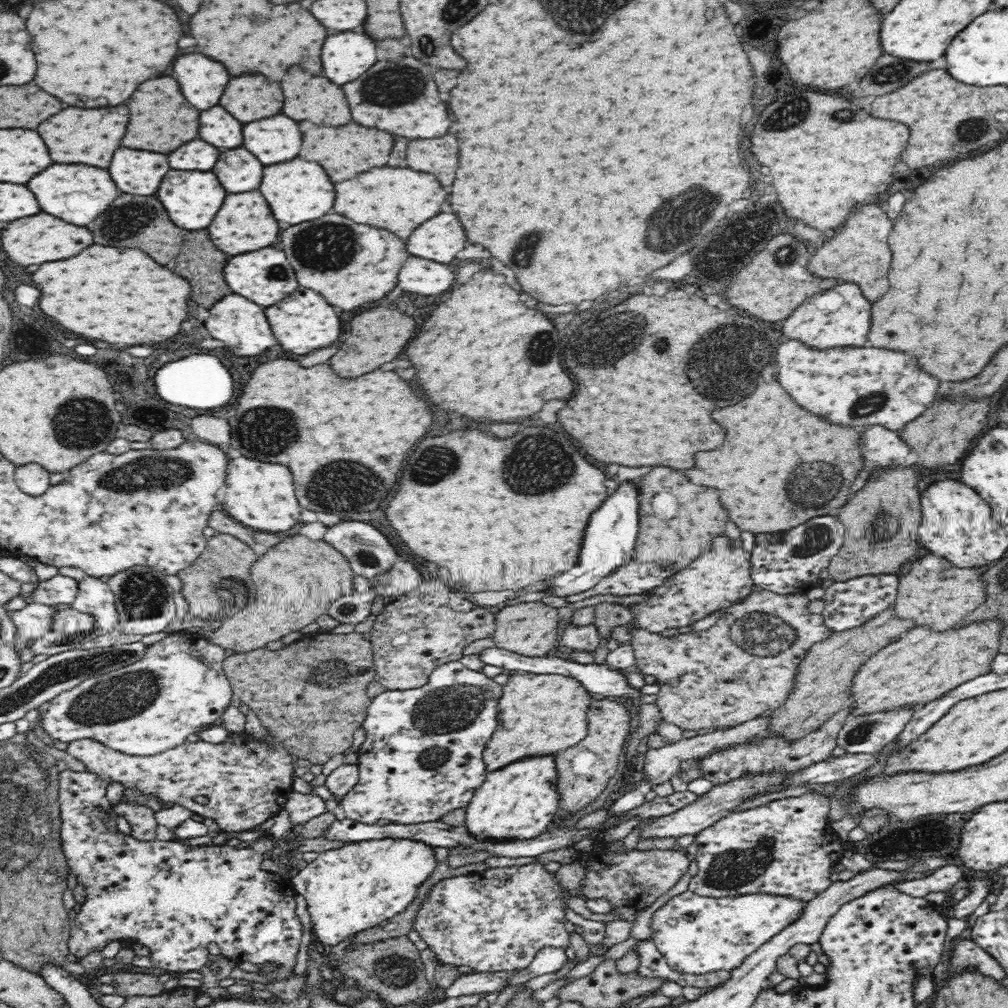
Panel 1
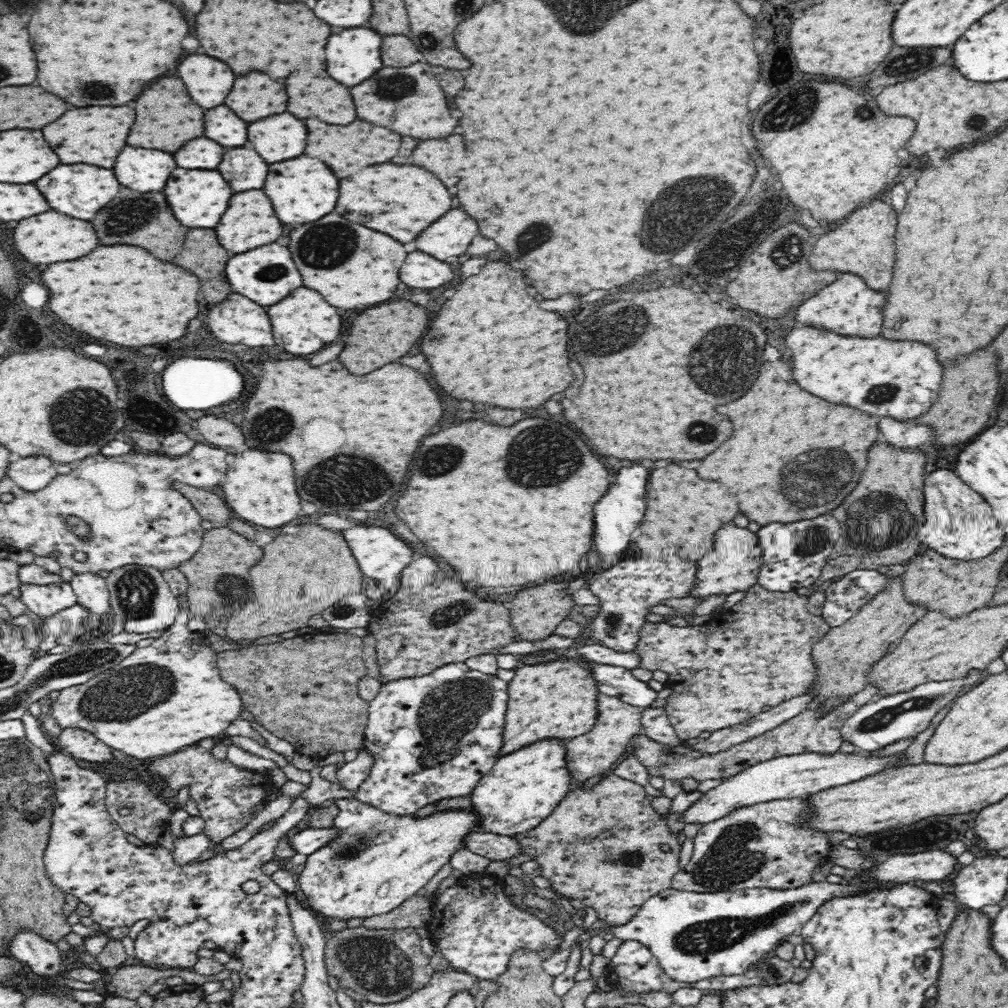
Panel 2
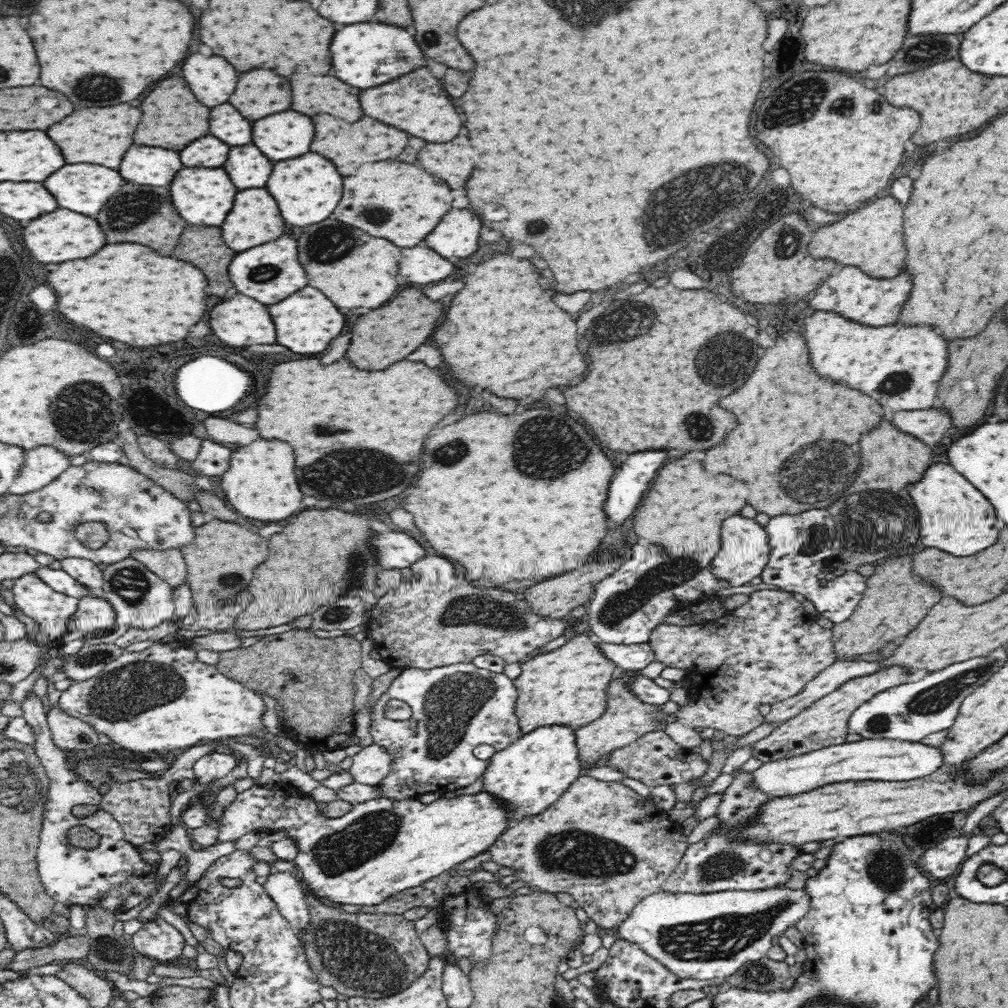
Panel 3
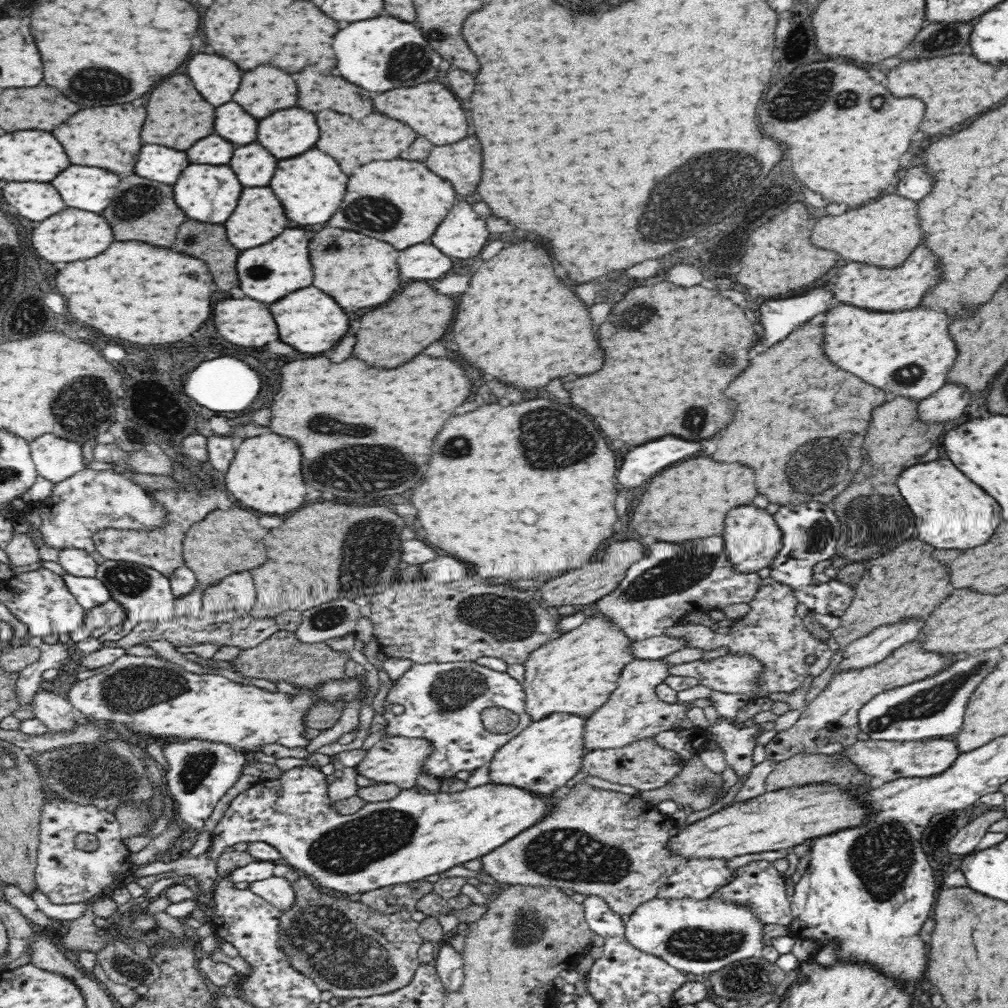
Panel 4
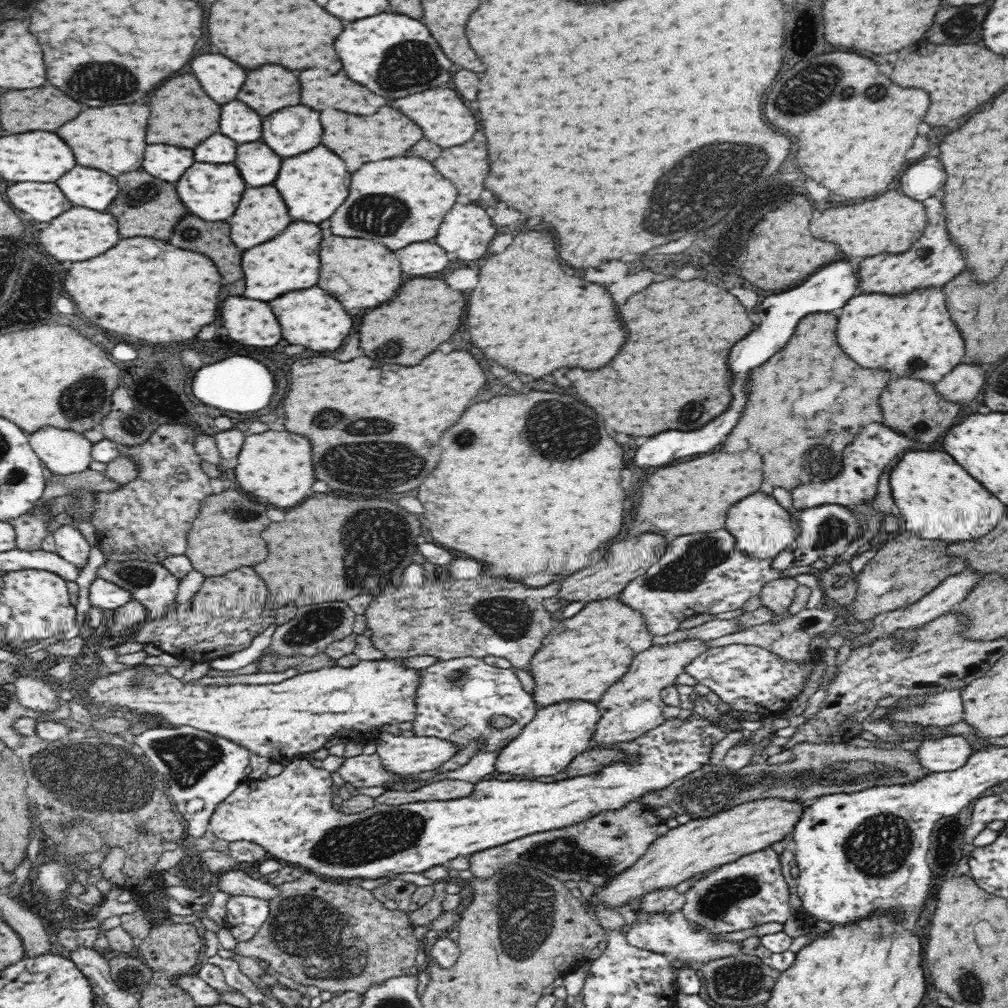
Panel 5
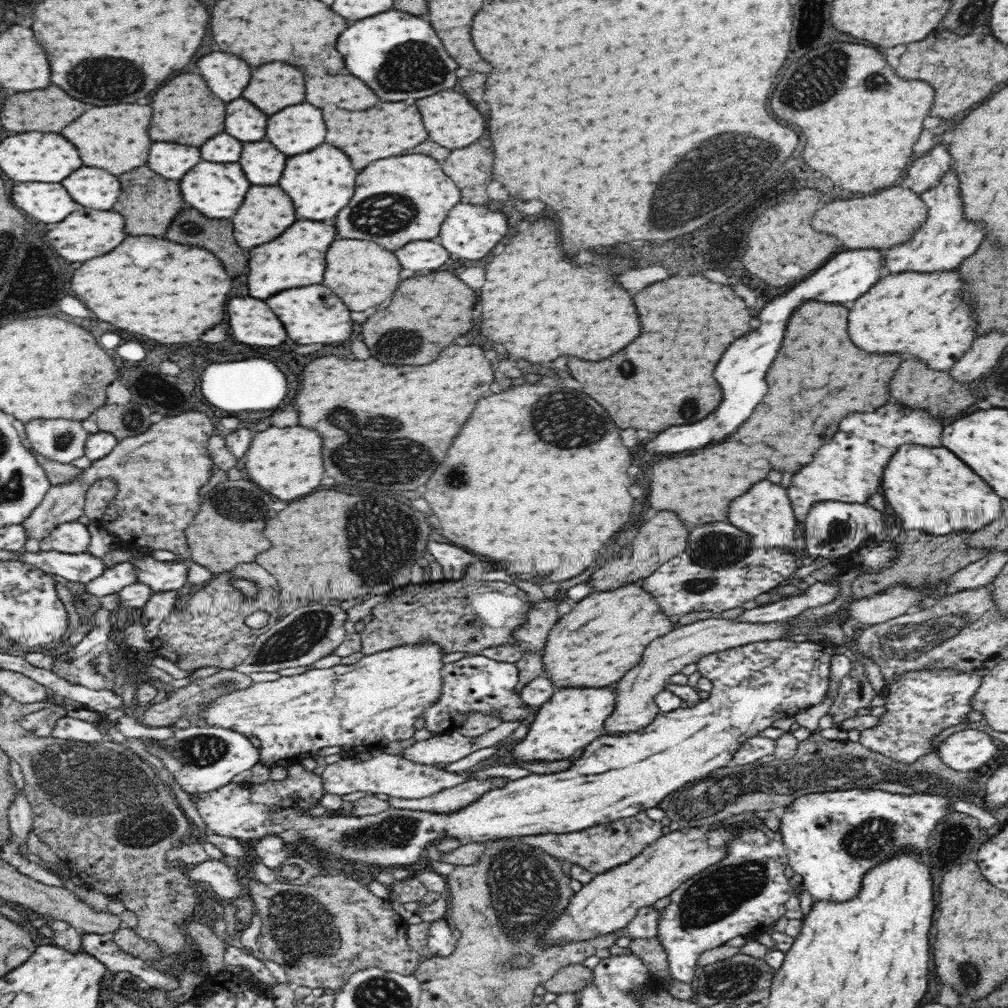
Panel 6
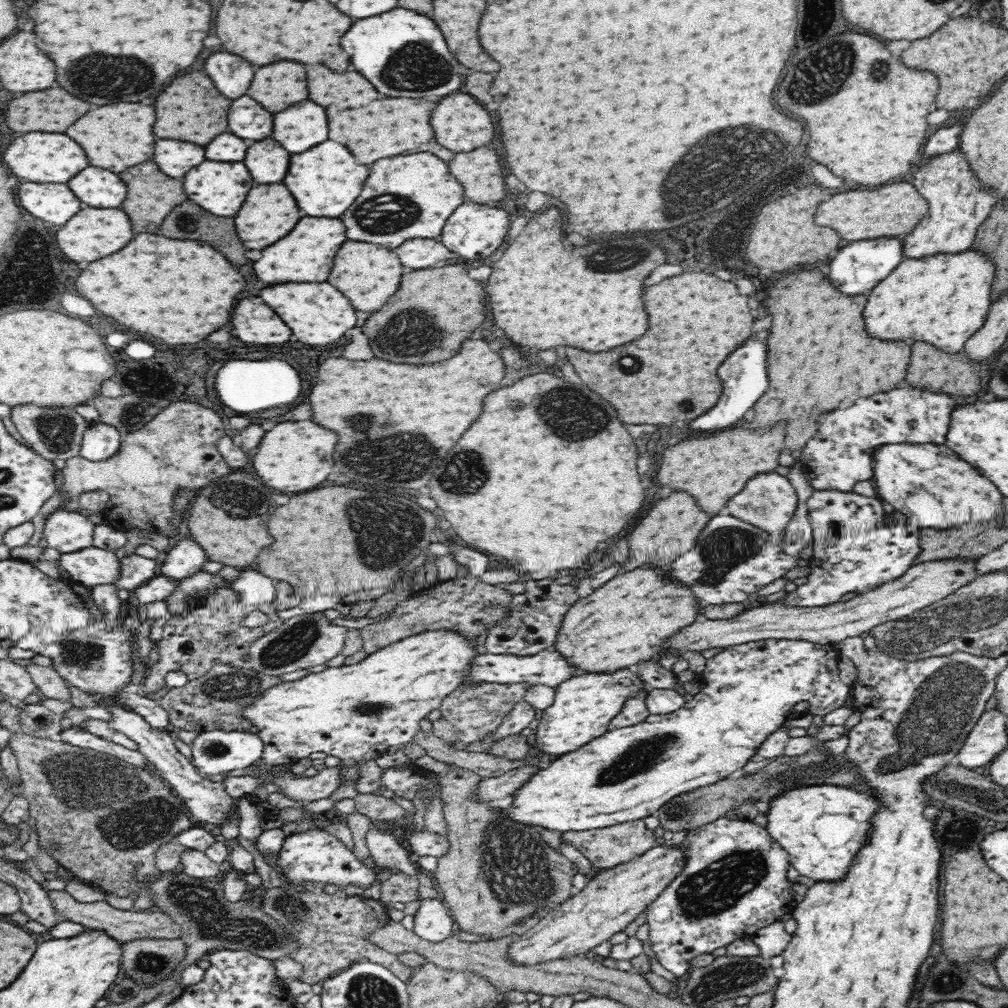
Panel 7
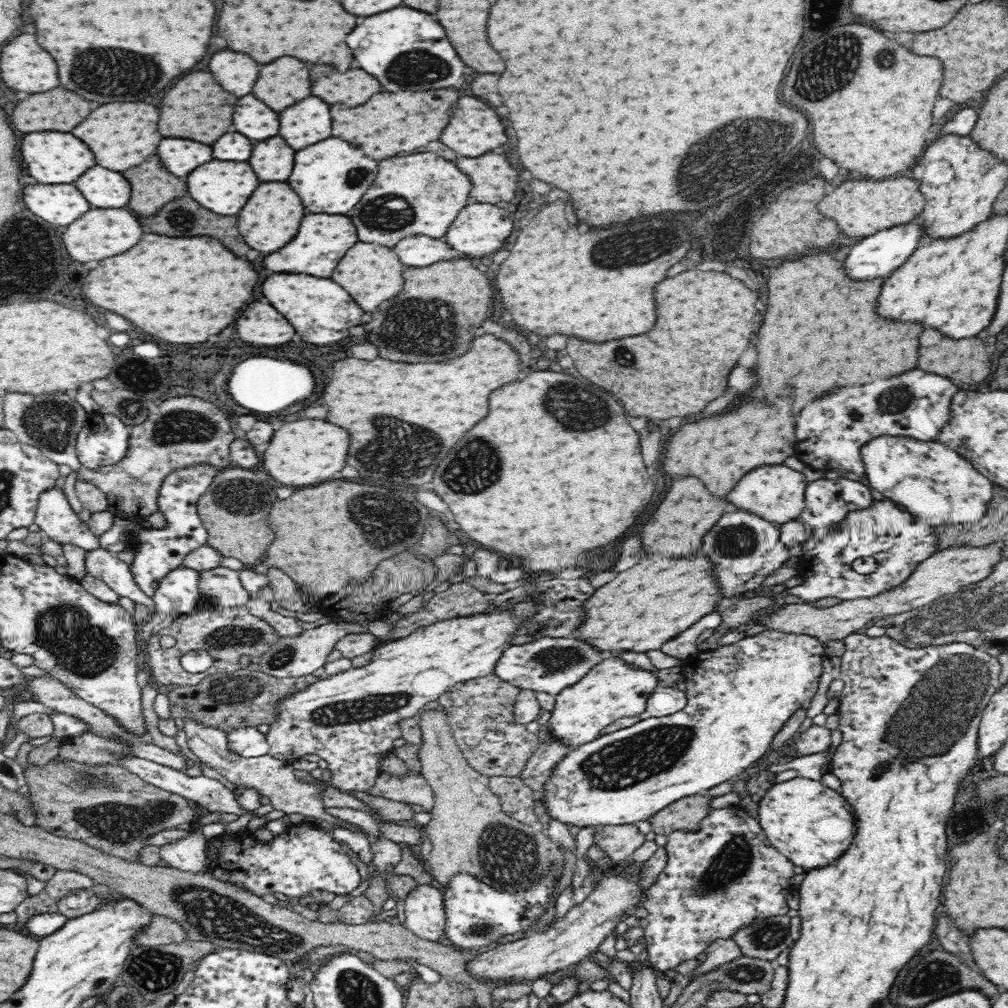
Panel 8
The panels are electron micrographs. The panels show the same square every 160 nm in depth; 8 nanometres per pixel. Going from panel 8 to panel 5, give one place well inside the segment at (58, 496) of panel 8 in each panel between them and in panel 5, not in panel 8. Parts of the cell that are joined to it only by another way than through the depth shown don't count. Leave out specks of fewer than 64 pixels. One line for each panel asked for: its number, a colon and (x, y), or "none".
5: (71, 545)
6: (73, 537)
7: (66, 530)

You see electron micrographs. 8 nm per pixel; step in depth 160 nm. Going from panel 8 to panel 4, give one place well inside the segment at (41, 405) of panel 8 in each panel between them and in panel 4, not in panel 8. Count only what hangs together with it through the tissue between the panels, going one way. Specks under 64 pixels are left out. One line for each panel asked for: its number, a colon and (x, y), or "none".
4: (55, 458)
5: (64, 451)
6: (63, 440)
7: (55, 432)

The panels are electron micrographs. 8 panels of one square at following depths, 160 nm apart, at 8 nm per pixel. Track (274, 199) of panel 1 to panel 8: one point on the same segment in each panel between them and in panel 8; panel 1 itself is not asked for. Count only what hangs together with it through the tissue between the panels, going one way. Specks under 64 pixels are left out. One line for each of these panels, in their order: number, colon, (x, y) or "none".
2: (301, 190)
3: (306, 188)
4: (311, 187)
5: (314, 184)
6: (320, 182)
7: (325, 180)
8: (331, 177)

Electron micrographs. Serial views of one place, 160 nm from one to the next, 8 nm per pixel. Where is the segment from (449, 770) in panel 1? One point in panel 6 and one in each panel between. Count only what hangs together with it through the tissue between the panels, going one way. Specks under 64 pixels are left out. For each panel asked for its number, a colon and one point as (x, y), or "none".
2: (430, 739)
3: (455, 708)
4: (468, 712)
5: (459, 700)
6: (476, 683)

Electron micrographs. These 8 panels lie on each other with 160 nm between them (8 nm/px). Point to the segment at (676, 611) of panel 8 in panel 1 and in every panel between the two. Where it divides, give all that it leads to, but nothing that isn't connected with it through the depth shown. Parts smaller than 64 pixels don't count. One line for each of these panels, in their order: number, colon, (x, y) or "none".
1: (539, 715)
2: (557, 701)
3: (567, 688)
4: (576, 673)
5: (582, 657)
6: (592, 646)
7: (630, 618)

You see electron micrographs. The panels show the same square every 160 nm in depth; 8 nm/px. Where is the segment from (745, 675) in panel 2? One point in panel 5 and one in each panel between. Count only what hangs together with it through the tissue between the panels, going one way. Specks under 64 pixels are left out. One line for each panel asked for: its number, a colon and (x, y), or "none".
3: (765, 651)
4: (771, 632)
5: (777, 594)

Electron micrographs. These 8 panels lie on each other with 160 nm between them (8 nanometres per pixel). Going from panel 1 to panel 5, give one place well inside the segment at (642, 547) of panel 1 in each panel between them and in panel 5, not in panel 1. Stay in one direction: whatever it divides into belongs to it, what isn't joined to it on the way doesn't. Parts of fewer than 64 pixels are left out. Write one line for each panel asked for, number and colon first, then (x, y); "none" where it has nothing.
2: (684, 512)
3: (682, 512)
4: (689, 501)
5: (694, 496)

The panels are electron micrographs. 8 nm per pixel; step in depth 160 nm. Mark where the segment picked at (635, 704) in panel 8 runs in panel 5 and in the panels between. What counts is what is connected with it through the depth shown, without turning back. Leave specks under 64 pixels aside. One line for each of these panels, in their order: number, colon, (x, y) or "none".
5: (550, 743)
6: (574, 717)
7: (584, 706)

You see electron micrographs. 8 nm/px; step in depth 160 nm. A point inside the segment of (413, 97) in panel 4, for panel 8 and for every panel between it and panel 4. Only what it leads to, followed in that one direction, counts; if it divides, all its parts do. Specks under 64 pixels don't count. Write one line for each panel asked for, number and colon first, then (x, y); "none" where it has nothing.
5: (445, 120)
6: (450, 119)
7: (461, 124)
8: (474, 129)

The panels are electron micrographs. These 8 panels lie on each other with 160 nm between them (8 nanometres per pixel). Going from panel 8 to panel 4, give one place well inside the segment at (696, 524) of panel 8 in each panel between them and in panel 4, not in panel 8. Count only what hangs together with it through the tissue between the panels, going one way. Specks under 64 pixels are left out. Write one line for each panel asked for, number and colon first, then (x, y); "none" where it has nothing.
4: (589, 584)
5: (625, 561)
6: (661, 538)
7: (671, 528)

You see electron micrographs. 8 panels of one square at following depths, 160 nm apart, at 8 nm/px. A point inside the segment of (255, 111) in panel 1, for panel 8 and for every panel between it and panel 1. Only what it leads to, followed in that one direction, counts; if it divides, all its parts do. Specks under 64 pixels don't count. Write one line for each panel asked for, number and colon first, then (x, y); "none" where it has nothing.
2: (254, 96)
3: (259, 83)
4: (264, 90)
5: (272, 87)
6: (272, 87)
7: (276, 86)
8: (285, 82)

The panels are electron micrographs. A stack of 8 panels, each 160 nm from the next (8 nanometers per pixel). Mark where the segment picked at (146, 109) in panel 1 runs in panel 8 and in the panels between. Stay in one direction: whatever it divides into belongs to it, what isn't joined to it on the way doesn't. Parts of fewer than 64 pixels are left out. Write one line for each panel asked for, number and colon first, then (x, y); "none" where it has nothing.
2: (166, 118)
3: (171, 117)
4: (177, 115)
5: (180, 114)
6: (185, 111)
7: (190, 109)
8: (188, 109)

